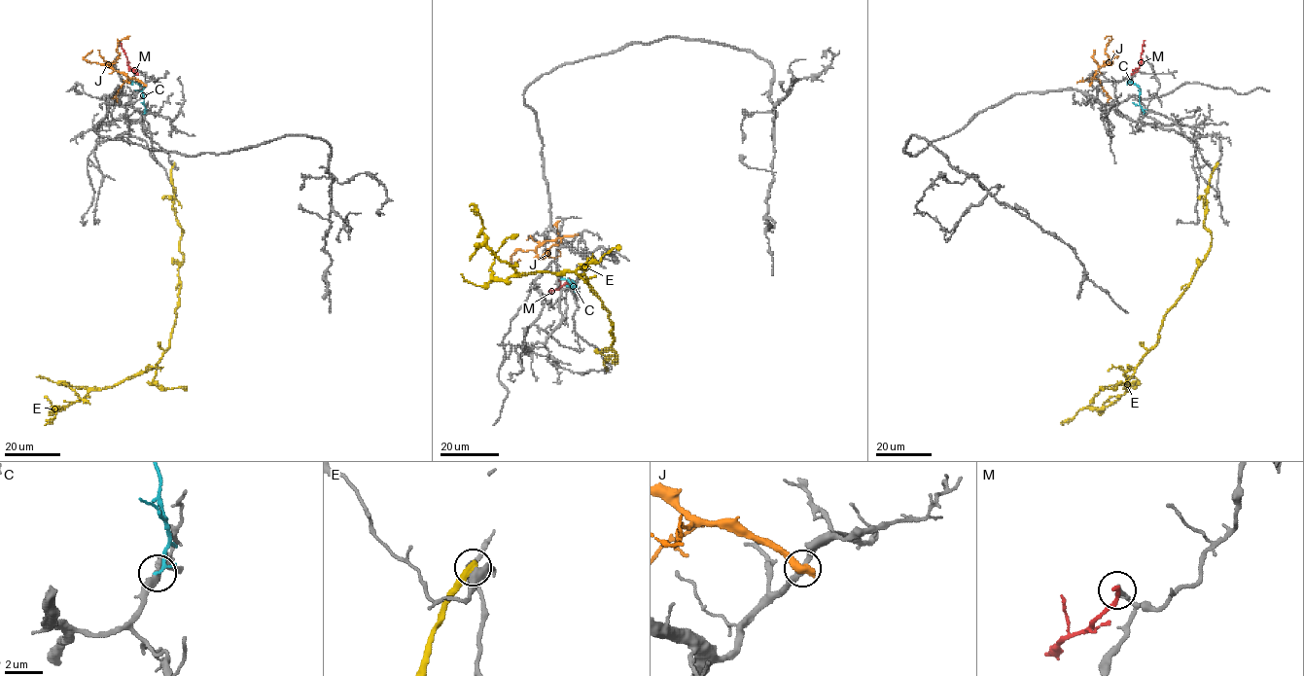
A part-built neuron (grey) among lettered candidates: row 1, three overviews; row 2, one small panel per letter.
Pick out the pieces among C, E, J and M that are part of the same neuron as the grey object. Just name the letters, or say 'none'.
none

